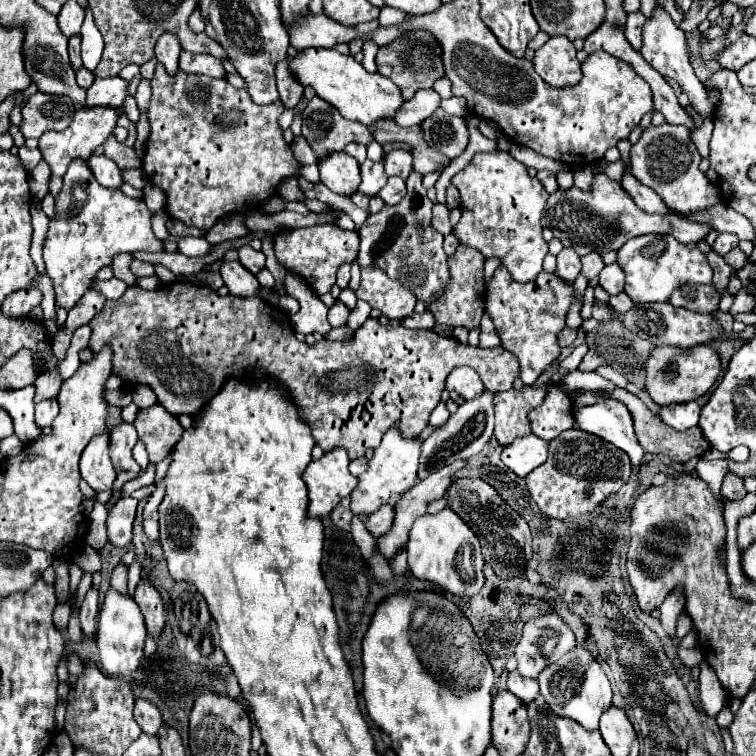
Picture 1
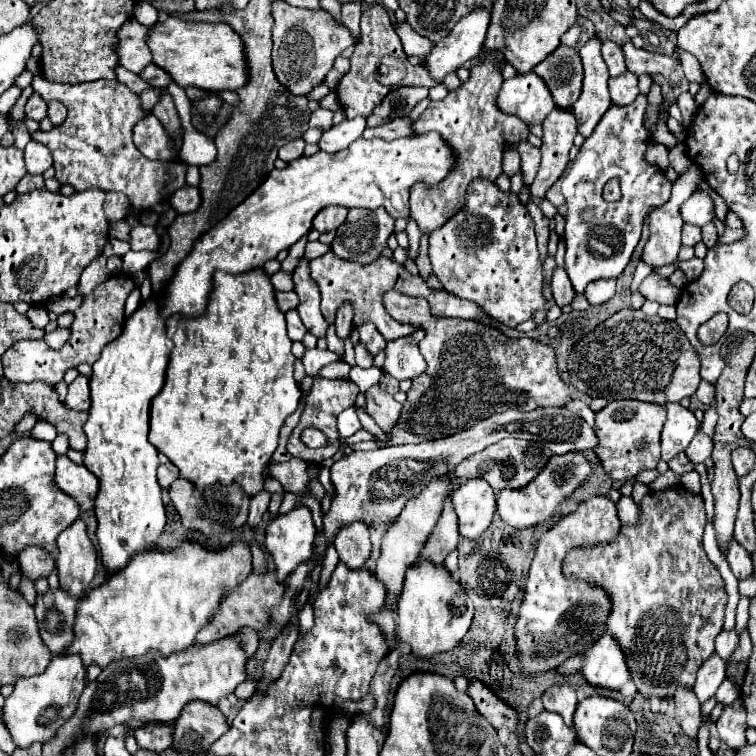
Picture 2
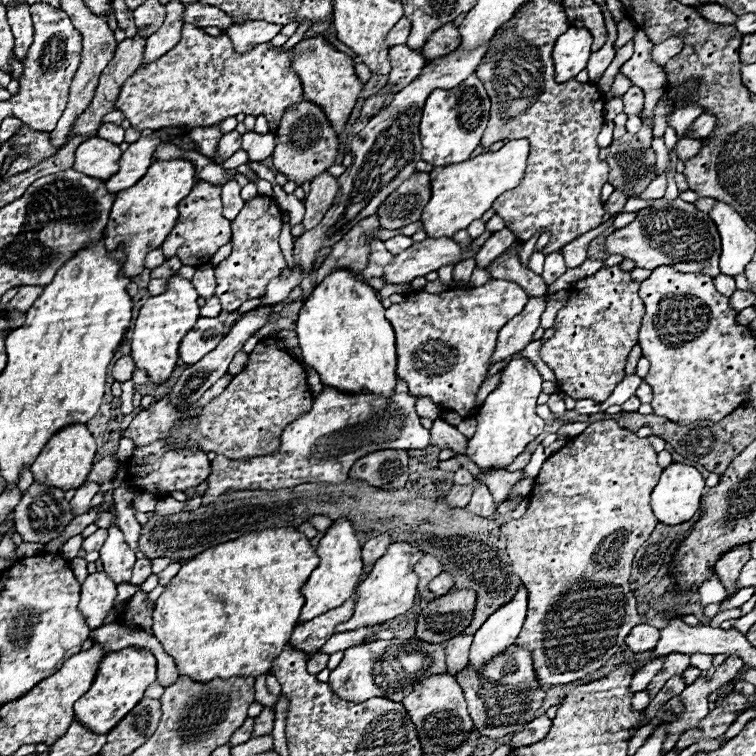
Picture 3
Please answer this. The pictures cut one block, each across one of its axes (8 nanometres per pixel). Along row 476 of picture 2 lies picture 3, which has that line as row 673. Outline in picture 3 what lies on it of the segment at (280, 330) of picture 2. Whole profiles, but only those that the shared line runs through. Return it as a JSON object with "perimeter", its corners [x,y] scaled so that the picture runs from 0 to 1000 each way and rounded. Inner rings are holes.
{"perimeter":[[[386,696],[331,704],[299,720],[288,720],[246,741],[238,757],[217,775],[201,810],[201,839],[225,865],[238,892],[251,892],[259,902],[307,894],[347,894],[378,854],[397,802],[402,802],[399,775],[421,749],[421,733],[410,714]]]}

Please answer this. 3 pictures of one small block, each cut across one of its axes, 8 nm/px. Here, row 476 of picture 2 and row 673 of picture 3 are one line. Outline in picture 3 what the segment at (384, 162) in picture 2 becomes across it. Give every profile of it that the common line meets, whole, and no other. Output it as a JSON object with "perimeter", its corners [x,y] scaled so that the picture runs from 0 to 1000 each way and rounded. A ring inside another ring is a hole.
{"perimeter":[[[164,857],[146,862],[119,907],[119,913],[98,931],[98,950],[124,971],[143,971],[190,921],[190,913],[206,899],[206,870],[193,857]]]}

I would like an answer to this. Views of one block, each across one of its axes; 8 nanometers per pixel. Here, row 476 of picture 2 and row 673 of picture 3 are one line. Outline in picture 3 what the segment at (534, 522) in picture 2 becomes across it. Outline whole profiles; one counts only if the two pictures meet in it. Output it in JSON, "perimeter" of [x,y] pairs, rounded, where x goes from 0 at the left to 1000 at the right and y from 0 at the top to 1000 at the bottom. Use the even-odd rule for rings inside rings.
{"perimeter":[[[815,556],[783,558],[717,614],[693,685],[675,688],[661,698],[664,706],[669,706],[677,751],[698,780],[698,812],[680,852],[704,865],[714,907],[754,905],[791,886],[817,862],[833,833],[844,825],[876,831],[889,817],[905,817],[889,807],[847,815],[831,775],[839,730],[857,714],[870,693],[860,672],[860,653],[876,630],[868,603],[870,598],[857,579],[820,566]]]}

